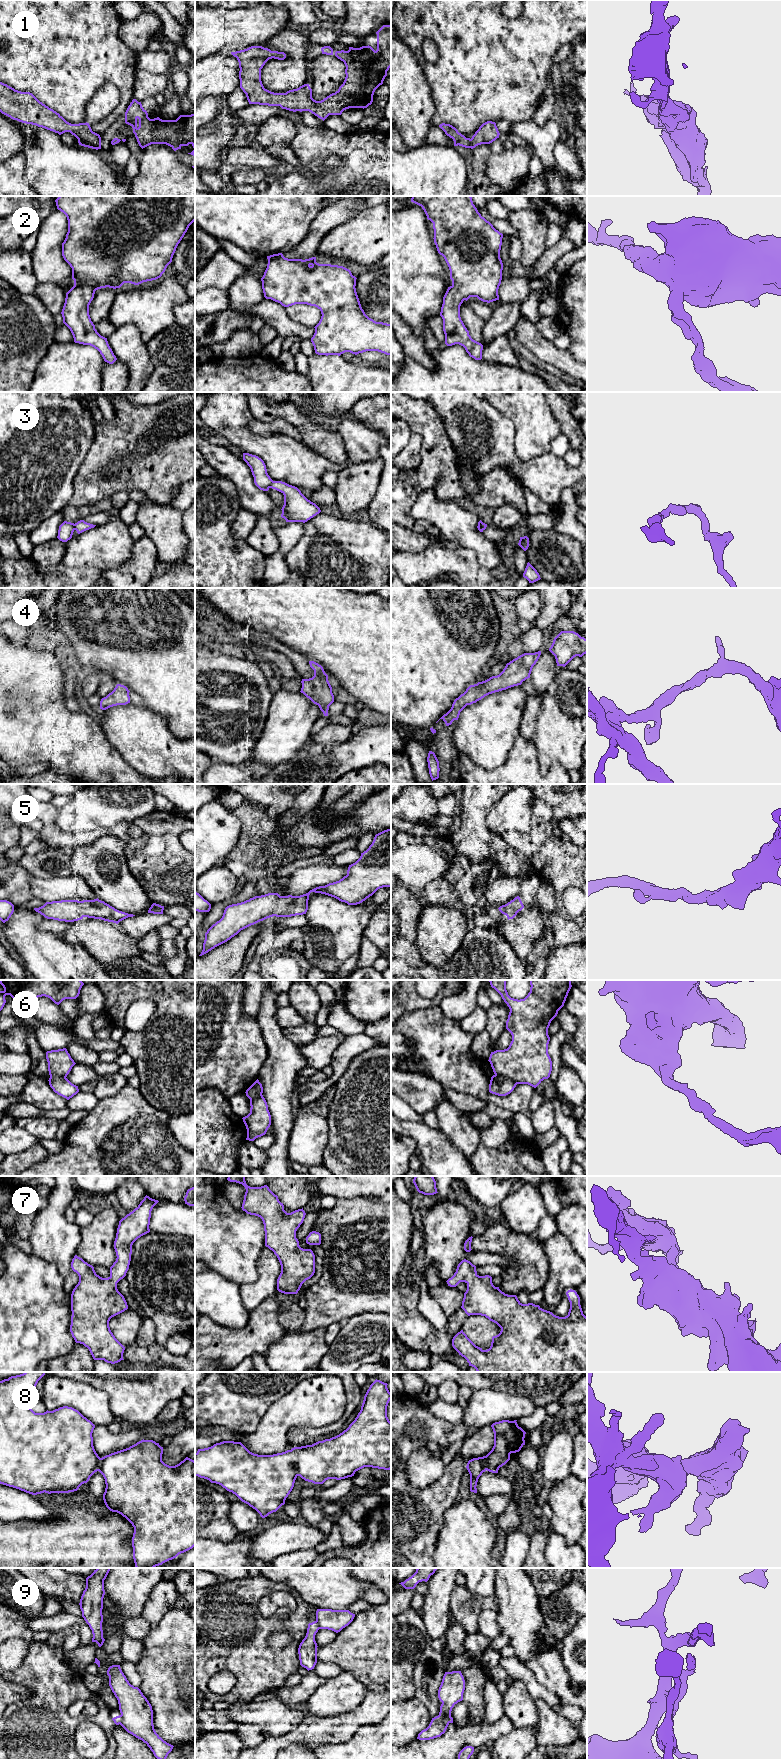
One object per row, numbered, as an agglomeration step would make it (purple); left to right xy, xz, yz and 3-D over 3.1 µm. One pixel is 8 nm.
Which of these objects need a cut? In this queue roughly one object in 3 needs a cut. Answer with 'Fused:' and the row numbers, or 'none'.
Fused: 3, 6, 9

